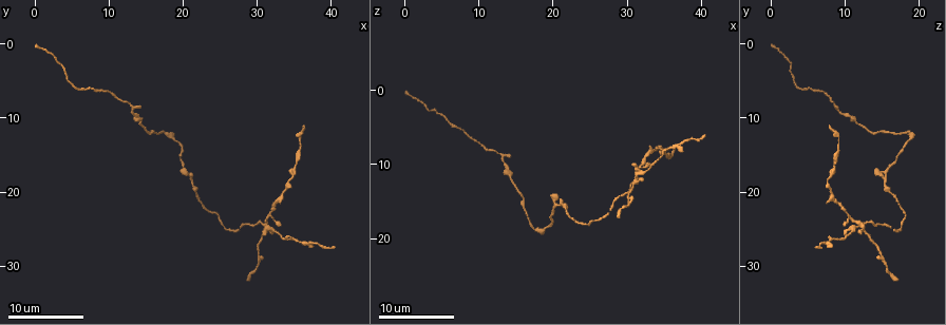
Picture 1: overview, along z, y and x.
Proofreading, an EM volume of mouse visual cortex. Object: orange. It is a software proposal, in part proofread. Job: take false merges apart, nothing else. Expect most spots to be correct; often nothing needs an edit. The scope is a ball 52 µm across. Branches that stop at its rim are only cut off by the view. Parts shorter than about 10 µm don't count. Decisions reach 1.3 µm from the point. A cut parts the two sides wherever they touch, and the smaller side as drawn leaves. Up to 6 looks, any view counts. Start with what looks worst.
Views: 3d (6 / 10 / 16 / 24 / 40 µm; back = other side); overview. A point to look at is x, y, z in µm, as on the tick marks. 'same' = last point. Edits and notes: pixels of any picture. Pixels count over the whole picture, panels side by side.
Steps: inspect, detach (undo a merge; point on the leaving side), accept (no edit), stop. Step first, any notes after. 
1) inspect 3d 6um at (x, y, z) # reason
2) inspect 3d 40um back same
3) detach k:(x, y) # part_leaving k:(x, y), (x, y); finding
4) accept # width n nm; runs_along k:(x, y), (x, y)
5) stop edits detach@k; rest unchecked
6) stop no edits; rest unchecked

inspect 3d 10um at (31.5, 24.5, 11.5) # four or more arms meet

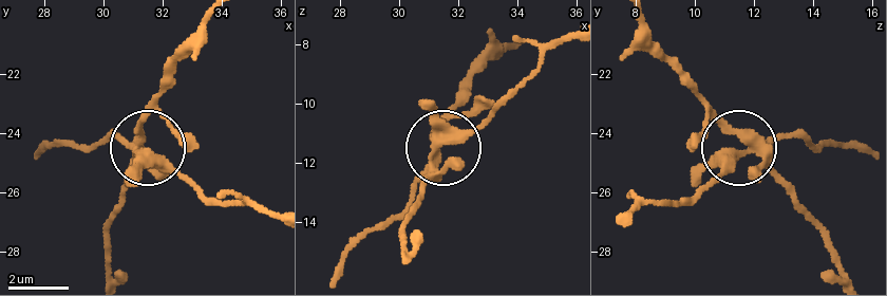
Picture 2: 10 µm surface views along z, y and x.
detach 2:(421, 191) # part_leaving 2:(756, 150), (667, 59), (647, 21); a second cell is stuck on

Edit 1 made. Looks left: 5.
inspect overview

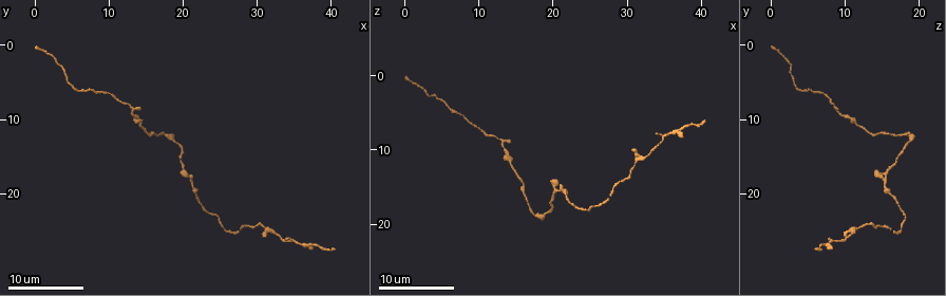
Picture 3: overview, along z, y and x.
inspect 3d 6um at (35.0, 26.5, 8.0) # thick turns thin

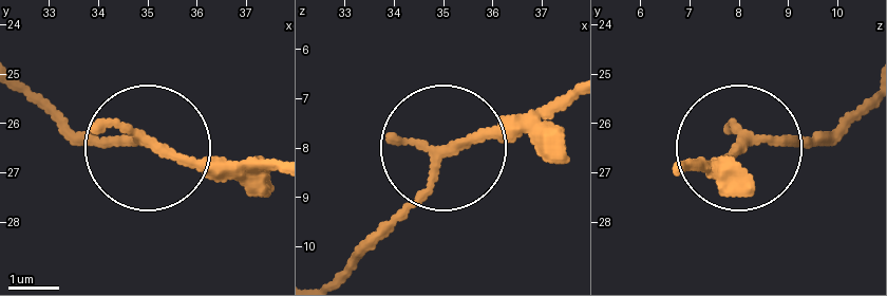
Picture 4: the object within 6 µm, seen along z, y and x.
accept # runs_along 4:(868, 104), (805, 141), (742, 141), (730, 166); one cell here

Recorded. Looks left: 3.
inspect 3d 6um at (14.5, 11.0, 12.0)

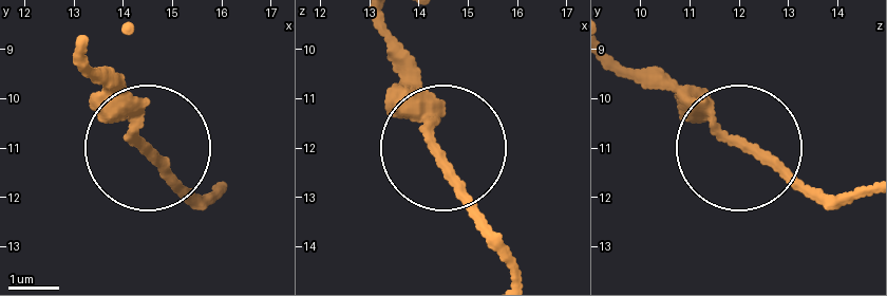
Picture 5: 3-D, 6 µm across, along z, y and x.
accept # runs_along 5:(513, 270), (395, 58); continuous, no second cell

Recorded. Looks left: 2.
stop edits detach@2; rest unchecked

